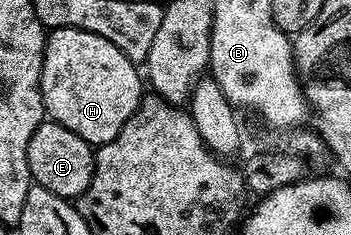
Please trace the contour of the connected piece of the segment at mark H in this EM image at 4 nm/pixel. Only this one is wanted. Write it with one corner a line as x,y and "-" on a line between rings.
73,27
52,29
43,46
39,90
50,120
67,127
92,147
109,143
137,111
145,96
145,81
131,61
109,39

